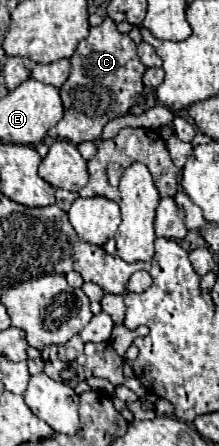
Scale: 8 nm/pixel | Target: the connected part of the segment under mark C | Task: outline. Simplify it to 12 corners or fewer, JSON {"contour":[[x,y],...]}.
{"contour":[[107,16],[71,56],[65,116],[73,144],[145,102],[135,42]]}

